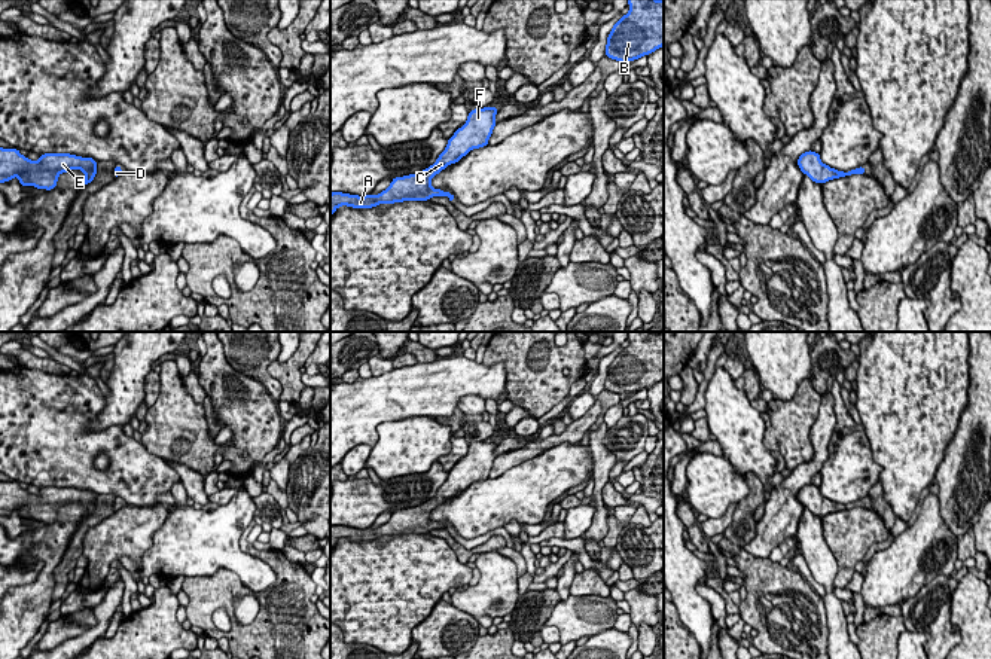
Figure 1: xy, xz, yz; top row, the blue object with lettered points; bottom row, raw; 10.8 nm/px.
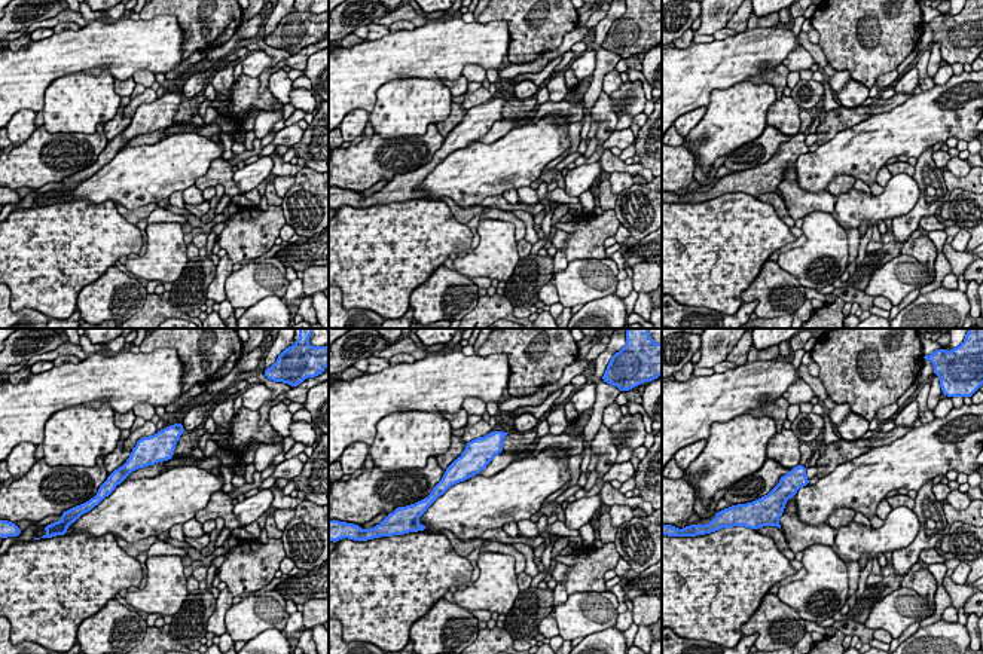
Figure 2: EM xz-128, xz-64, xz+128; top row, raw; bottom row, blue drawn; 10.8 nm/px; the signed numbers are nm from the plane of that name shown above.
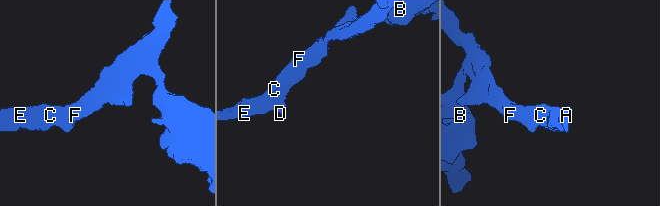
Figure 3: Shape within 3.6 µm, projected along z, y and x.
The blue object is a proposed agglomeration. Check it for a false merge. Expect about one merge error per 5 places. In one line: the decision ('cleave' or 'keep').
keep

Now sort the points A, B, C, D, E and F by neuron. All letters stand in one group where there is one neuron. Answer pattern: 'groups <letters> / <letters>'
groups A B C D E F

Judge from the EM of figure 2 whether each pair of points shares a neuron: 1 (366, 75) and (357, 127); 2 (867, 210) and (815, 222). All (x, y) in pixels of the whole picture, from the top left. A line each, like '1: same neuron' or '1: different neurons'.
1: different neurons
2: different neurons

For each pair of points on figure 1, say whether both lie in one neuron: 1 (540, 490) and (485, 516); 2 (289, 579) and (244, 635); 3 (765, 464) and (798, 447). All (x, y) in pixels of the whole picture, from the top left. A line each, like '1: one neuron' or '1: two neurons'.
1: one neuron
2: one neuron
3: two neurons

